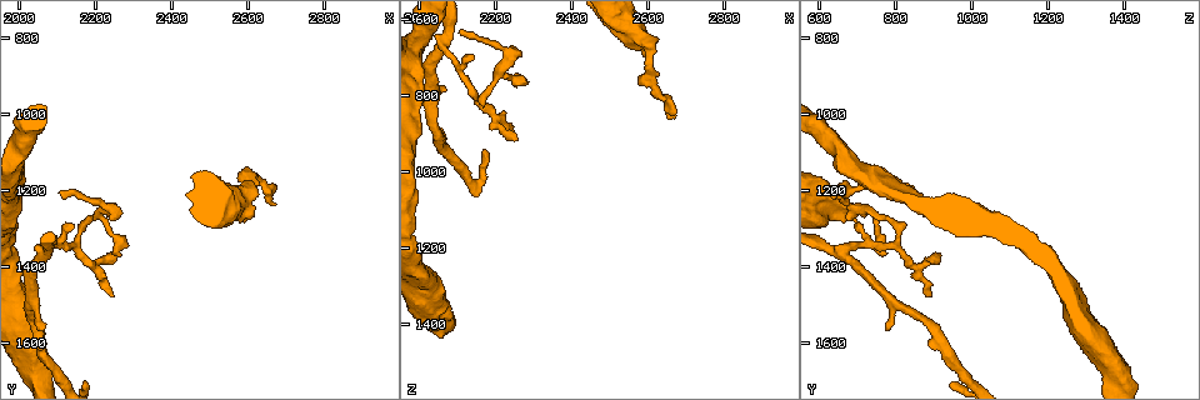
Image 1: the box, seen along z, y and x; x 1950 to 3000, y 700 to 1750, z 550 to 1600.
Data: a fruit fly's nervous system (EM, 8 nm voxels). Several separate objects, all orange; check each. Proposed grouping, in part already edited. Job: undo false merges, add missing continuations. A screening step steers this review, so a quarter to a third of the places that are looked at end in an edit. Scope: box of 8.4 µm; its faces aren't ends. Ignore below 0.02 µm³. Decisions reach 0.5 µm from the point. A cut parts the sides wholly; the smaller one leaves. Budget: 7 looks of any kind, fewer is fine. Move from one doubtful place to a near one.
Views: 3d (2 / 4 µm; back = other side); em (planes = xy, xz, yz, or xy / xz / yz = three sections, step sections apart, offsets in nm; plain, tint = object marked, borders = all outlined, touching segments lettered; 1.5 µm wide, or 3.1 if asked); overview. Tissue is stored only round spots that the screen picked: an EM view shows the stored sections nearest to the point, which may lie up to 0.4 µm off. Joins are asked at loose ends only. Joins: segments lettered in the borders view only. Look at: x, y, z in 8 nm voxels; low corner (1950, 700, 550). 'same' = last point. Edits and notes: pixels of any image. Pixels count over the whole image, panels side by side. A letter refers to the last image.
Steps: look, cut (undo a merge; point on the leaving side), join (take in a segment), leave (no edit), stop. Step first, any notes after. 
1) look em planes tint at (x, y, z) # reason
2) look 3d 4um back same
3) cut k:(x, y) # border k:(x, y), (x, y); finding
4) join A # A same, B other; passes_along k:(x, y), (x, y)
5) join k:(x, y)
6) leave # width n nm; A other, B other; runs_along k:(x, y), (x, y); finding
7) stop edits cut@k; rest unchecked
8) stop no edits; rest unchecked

look 3d 2um at (2105, 1195, 635) # tapers out

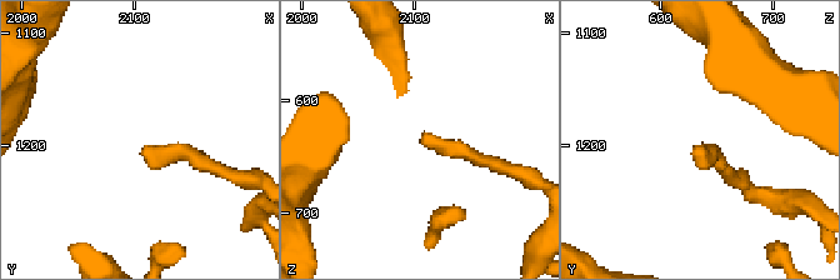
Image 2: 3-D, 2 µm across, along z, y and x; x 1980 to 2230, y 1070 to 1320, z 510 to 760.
look em planes tint at (2112, 1202, 630) # need the tissue

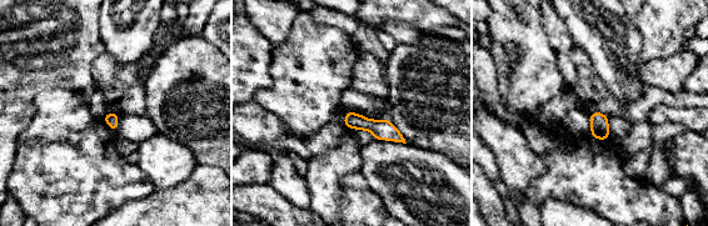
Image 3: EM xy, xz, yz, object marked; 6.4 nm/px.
look em planes borders same # what lies round it

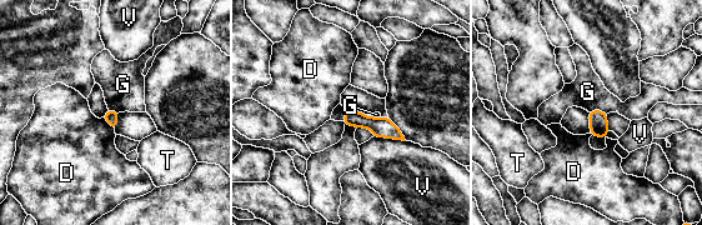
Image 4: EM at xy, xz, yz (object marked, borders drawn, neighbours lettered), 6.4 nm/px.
leave # D other, G other, T other, V other; runs_along 4:(347, 115), (386, 128), (399, 136); none of them fits

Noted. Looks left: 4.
look em xz step 8 borders at (2255, 1365, 920) # thin end

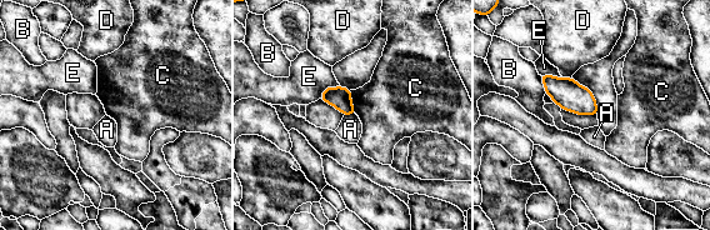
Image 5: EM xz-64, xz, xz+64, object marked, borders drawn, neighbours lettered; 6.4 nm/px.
leave # A other, B other, C other, D other, E other; border 5:(354, 113), (344, 115); none of them fits

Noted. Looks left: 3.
look 3d 4um at (2675, 1240, 855) # thin end

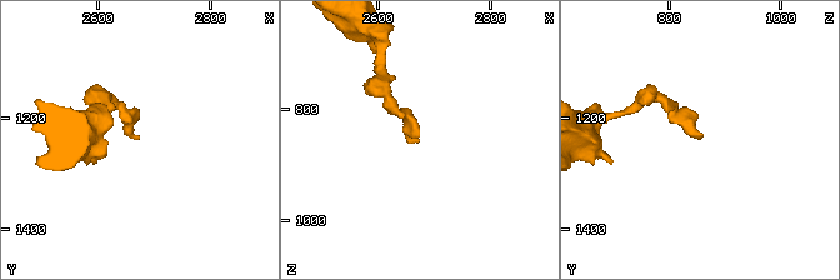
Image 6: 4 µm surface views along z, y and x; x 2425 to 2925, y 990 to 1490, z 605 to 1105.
look em xy step 4 tint at (2675, 1240, 850)

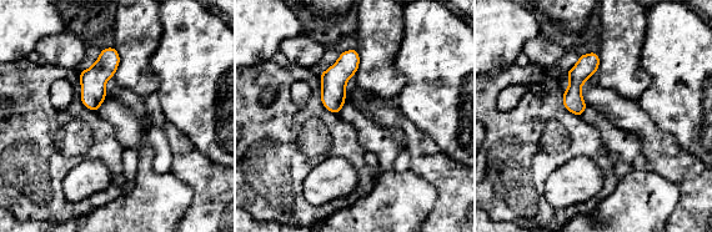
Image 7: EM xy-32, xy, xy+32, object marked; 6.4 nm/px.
look em planes borders same

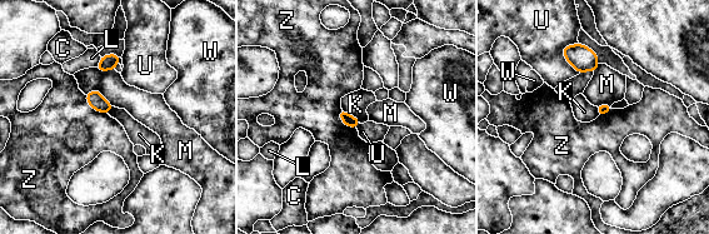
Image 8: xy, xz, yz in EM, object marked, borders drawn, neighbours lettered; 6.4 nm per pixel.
leave # longest_contact U 200 nm; C other, K other, L other, M other, U other, W other, Z other; border 8:(341, 108), (360, 123); no lettered segment goes on from it

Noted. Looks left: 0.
stop no edits; rest unchecked

